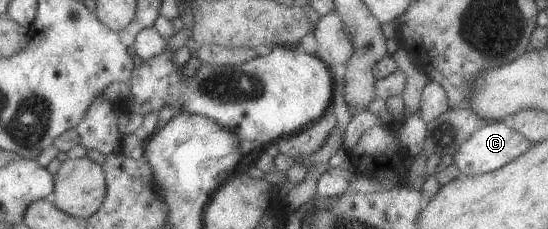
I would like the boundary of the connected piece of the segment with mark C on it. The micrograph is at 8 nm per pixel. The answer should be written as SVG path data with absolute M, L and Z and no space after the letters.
M506 120L484 122L483 126L474 131L453 154L456 168L462 175L484 174L514 160L517 156L525 153L532 141L525 139L519 132L516 132Z

